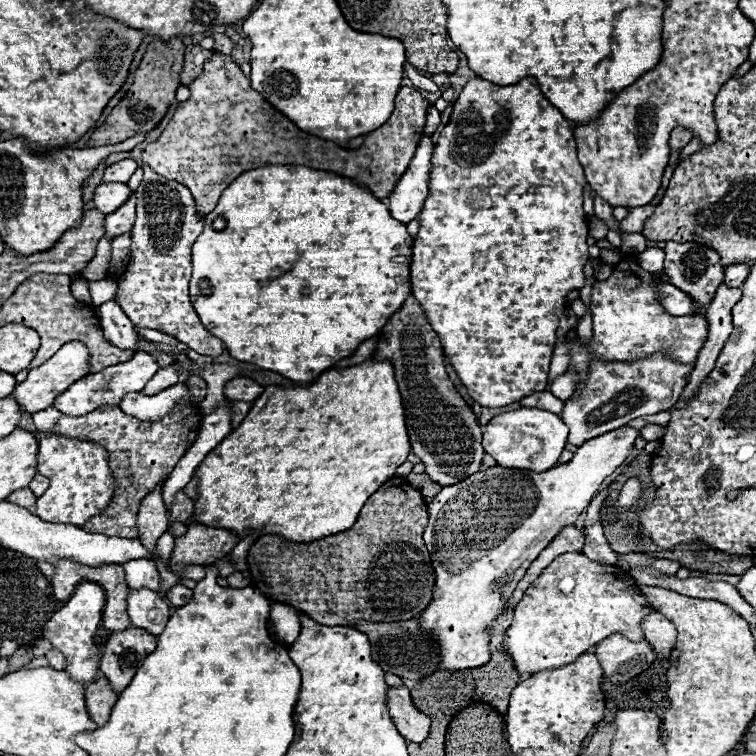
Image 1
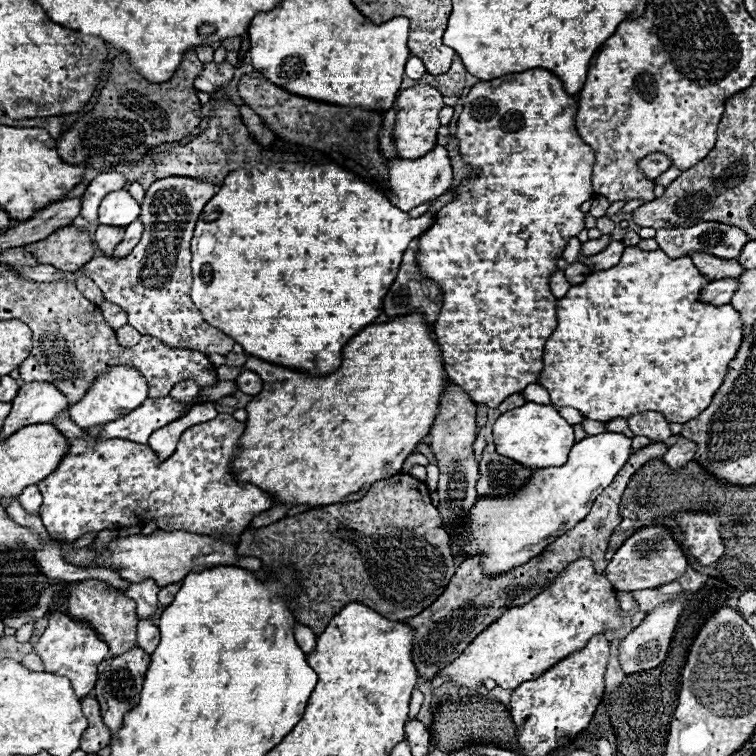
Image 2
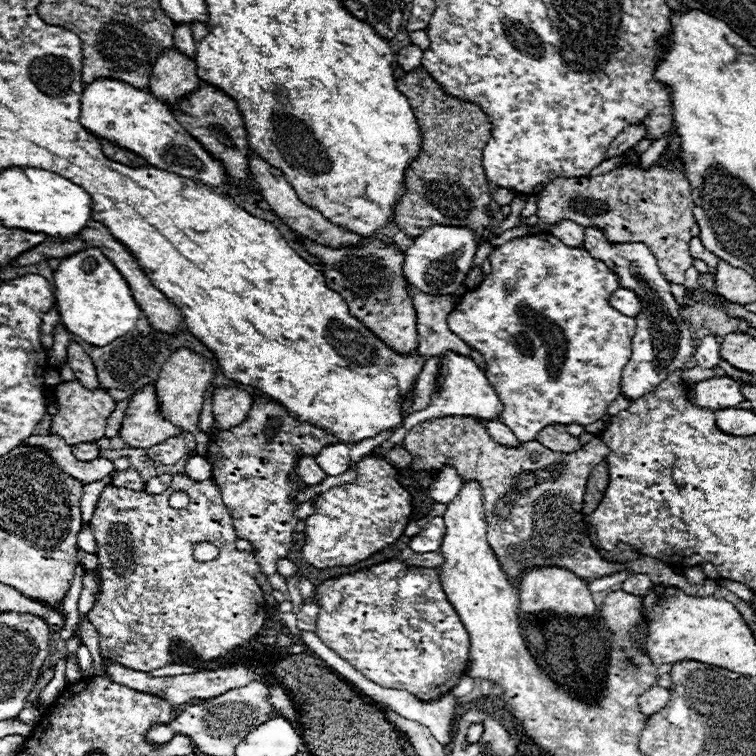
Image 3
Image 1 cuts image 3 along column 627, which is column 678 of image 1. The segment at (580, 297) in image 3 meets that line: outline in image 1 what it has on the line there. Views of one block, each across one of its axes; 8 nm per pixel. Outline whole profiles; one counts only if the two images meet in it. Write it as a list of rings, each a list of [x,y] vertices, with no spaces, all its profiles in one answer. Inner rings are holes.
[[[628,254],[624,260],[620,260],[612,272],[612,276],[608,280],[596,282],[594,290],[592,290],[592,340],[590,344],[582,344],[580,338],[570,340],[568,344],[568,354],[570,354],[570,364],[568,370],[578,374],[578,382],[576,382],[576,390],[572,396],[576,396],[586,380],[588,380],[588,372],[590,372],[590,360],[598,358],[598,360],[606,360],[606,362],[634,362],[638,358],[648,358],[652,354],[666,354],[670,356],[674,362],[678,364],[694,364],[698,358],[698,352],[702,350],[706,338],[708,338],[708,320],[704,316],[672,316],[668,314],[658,298],[658,288],[662,282],[668,282],[668,276],[664,272],[648,272],[644,268],[640,268],[638,256],[636,254]]]

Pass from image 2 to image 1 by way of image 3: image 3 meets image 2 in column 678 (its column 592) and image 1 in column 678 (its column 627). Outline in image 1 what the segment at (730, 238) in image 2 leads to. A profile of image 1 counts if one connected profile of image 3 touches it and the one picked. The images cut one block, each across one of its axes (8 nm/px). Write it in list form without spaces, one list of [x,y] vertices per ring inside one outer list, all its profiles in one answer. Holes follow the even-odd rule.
[[[666,242],[664,252],[664,270],[670,276],[670,282],[676,288],[682,288],[682,292],[690,292],[690,296],[694,296],[694,302],[698,304],[696,314],[704,314],[706,304],[710,304],[714,296],[714,288],[718,288],[718,284],[722,284],[724,280],[724,268],[720,264],[718,252],[698,242]],[[662,354],[650,356],[648,360],[636,360],[632,364],[594,360],[590,366],[586,388],[580,392],[578,398],[566,400],[564,406],[562,420],[570,428],[568,442],[580,446],[594,436],[626,426],[634,418],[670,410],[682,394],[682,388],[686,386],[692,368],[694,366],[674,364],[670,358]]]

